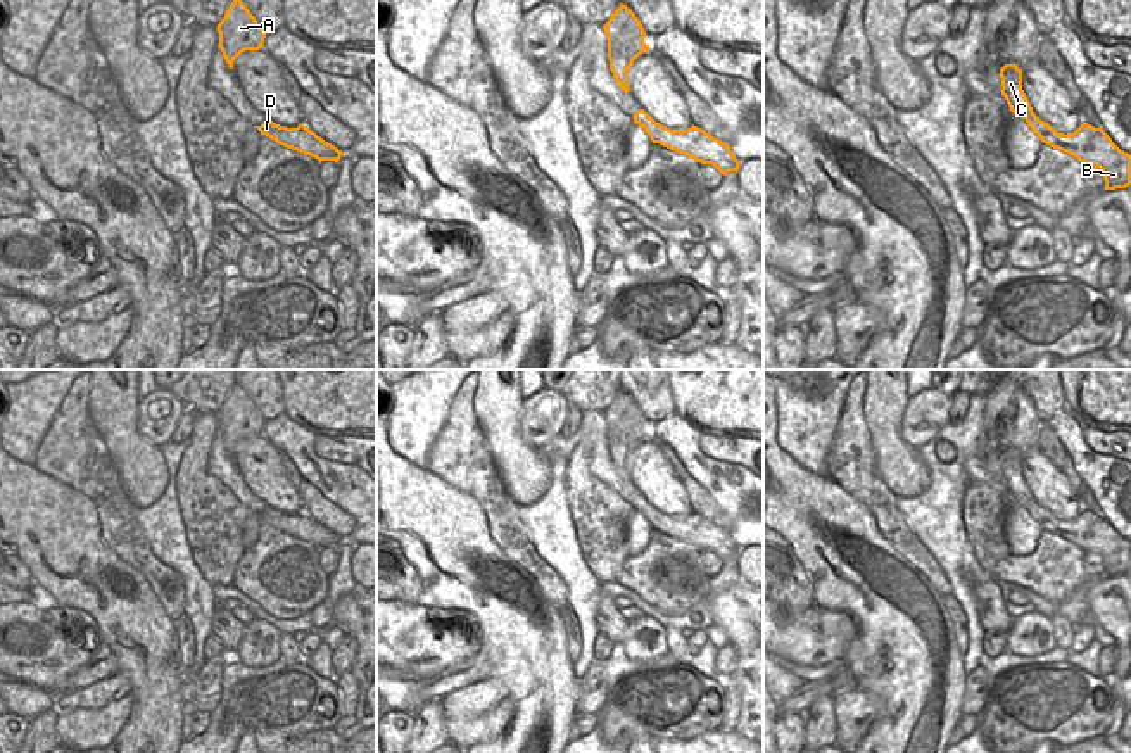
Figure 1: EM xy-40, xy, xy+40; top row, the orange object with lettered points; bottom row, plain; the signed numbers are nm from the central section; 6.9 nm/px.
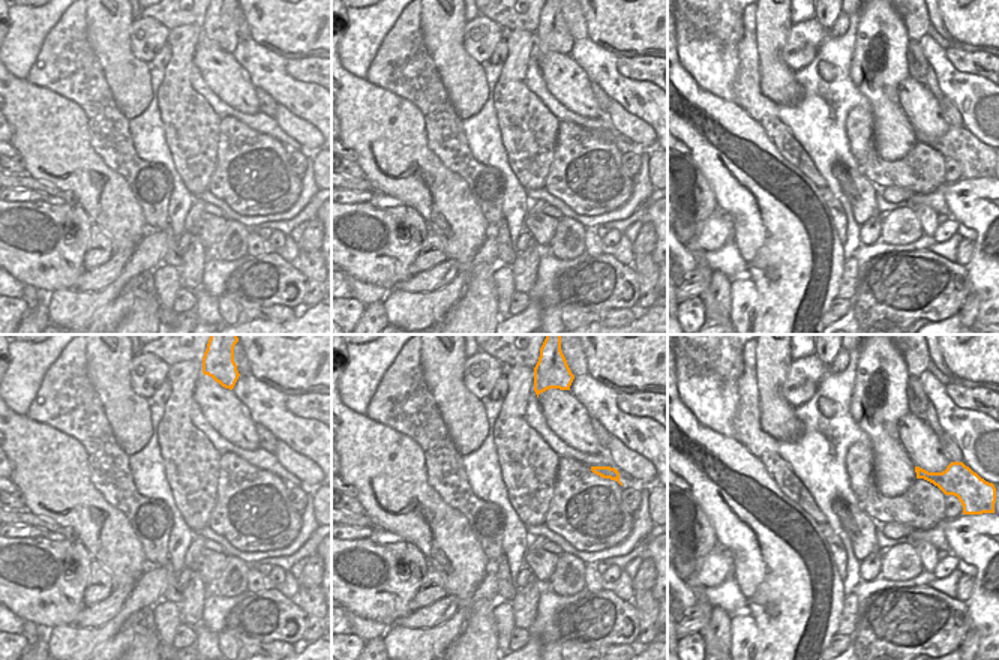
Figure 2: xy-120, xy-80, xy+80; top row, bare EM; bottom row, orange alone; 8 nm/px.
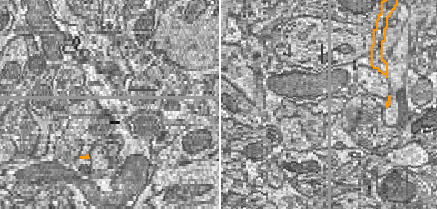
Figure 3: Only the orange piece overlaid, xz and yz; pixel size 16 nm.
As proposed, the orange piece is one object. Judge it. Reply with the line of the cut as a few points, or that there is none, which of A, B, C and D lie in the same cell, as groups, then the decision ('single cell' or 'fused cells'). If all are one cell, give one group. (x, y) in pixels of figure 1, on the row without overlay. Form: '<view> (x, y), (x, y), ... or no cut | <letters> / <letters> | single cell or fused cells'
no cut | A B C D | single cell

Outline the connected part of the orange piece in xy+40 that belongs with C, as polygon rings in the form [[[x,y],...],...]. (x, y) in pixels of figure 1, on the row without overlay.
[[[1005,451],[1000,456],[1001,482],[1010,497],[1022,504],[1043,530],[1058,535],[1079,549],[1100,554],[1105,577],[1126,575],[1131,572],[1131,541],[1121,537],[1102,515],[1083,509],[1074,520],[1058,520],[1041,508],[1022,477],[1022,456]]]

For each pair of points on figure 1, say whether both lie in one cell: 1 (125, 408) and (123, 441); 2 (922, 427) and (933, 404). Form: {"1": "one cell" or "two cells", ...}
{"1": "one cell", "2": "one cell"}

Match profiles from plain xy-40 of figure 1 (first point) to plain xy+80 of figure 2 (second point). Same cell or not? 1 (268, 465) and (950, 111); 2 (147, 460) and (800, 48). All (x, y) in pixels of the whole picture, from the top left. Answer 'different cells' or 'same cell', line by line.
1: different cells
2: different cells

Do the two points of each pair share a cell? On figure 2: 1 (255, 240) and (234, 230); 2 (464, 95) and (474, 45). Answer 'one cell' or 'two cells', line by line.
1: two cells
2: two cells

